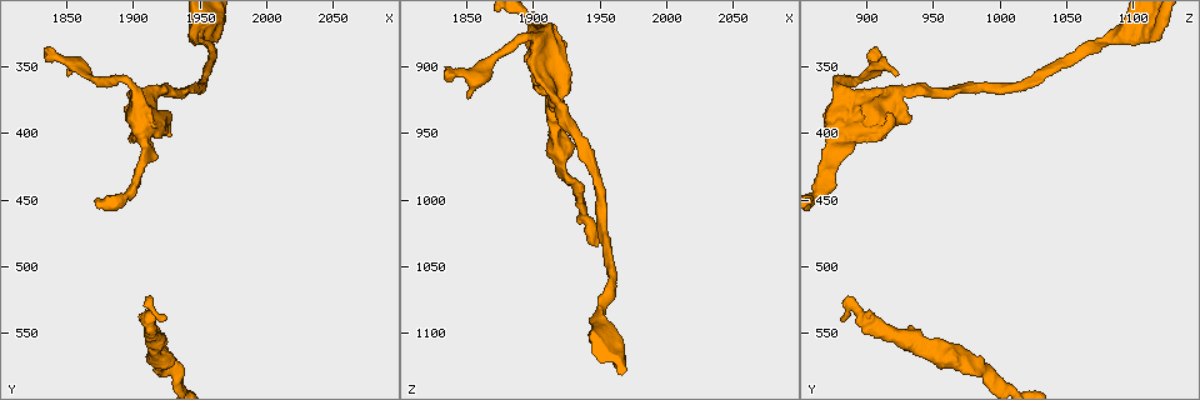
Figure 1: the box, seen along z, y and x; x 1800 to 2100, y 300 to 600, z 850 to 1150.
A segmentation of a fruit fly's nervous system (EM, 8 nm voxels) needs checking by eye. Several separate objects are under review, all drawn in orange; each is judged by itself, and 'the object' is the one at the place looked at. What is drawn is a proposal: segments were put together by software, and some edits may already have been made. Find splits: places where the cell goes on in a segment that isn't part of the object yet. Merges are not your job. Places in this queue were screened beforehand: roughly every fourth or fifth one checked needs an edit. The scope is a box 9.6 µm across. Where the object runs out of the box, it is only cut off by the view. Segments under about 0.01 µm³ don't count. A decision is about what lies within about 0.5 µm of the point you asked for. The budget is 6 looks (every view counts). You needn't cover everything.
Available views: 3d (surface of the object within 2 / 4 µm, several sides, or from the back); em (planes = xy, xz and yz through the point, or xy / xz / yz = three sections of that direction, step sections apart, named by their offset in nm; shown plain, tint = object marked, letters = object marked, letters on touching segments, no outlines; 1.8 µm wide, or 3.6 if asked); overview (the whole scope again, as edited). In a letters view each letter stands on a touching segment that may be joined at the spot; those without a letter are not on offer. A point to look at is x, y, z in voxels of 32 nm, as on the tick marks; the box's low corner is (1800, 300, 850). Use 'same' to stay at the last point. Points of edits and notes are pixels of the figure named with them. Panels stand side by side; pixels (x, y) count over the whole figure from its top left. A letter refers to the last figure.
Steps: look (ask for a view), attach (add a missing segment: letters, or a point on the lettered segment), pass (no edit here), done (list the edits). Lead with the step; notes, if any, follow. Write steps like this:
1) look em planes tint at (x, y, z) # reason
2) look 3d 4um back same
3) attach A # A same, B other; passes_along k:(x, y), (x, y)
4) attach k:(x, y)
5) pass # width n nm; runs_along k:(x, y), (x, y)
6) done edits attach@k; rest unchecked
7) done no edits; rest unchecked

look 3d 4um at (1906, 386, 890) # four or more arms meet

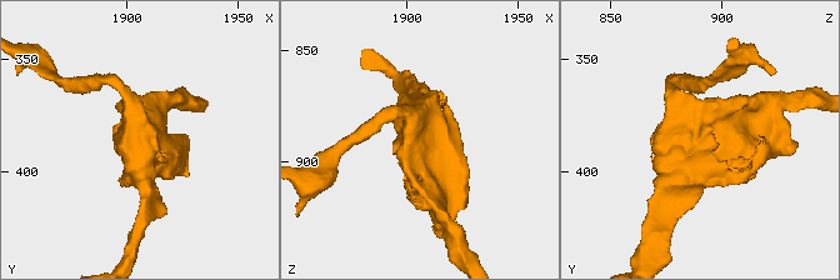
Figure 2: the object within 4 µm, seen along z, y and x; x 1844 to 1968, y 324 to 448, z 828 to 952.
look em 3.6um planes letters at (1906, 385, 892) # need the tissue

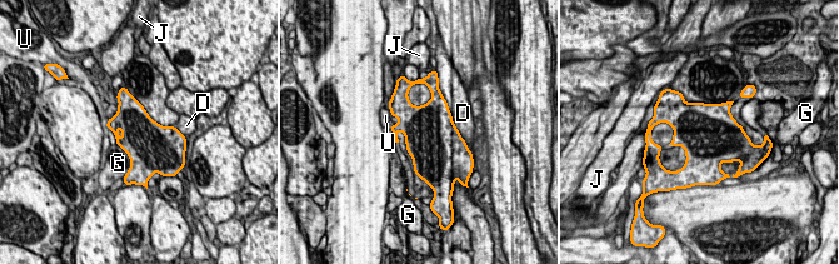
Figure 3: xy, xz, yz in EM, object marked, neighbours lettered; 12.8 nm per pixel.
pass # width 600 nm; D other, G other, J other, U other; border 3:(116, 144), (129, 159), (126, 173); none of them fits

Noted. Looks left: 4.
look em xy step 4 tint at (1834, 336, 906) # an open end

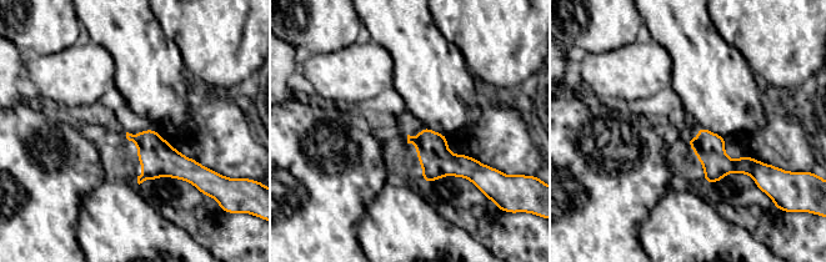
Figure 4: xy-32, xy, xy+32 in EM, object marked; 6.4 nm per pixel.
look em planes letters same

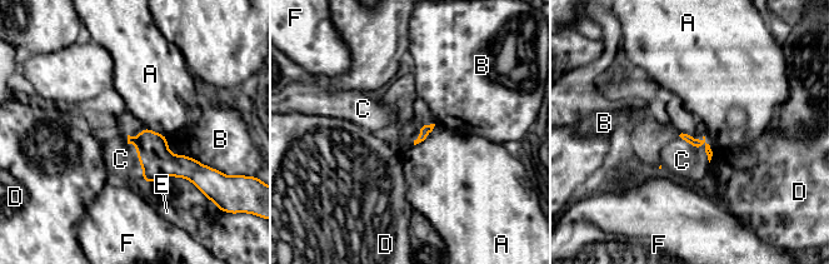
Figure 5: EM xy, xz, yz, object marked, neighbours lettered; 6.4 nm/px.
attach C # A other, B other, C same, D other, E other, F other; passes_along 5:(153, 153), (136, 157), (120, 159); the cell continues

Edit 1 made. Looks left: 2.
look overview

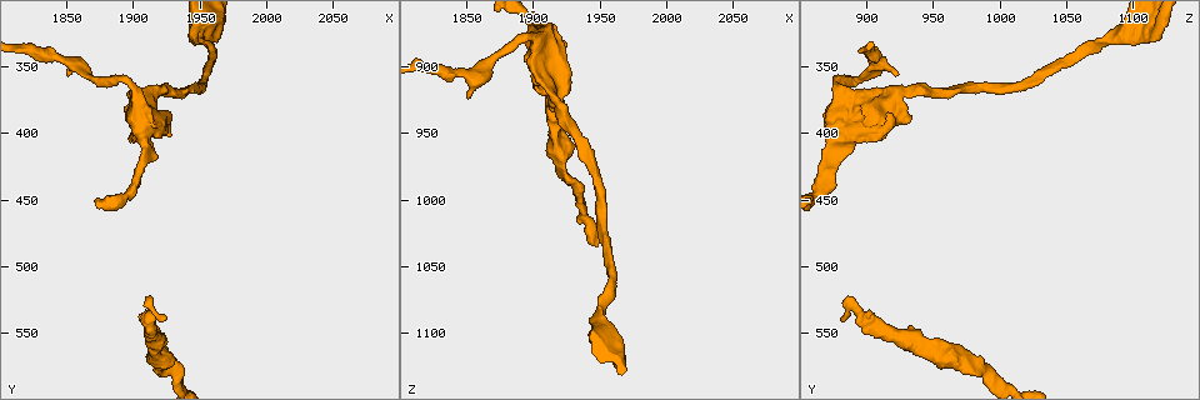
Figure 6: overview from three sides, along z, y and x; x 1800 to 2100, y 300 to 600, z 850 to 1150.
look em yz step 4 letters at (1950, 326, 1098) # thick turns thin

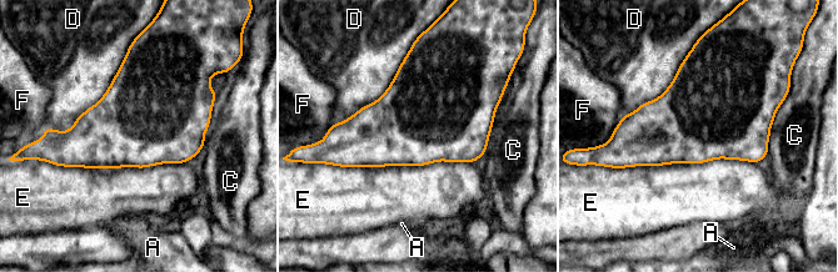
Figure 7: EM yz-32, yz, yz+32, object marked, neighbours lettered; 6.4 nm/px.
pass # longest_contact E 900 nm; A other, C other, D other, E other, F other; border 7:(757, 164), (713, 159), (619, 169); no lettered segment goes on from it

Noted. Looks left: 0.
done edits attach@5; rest unchecked

